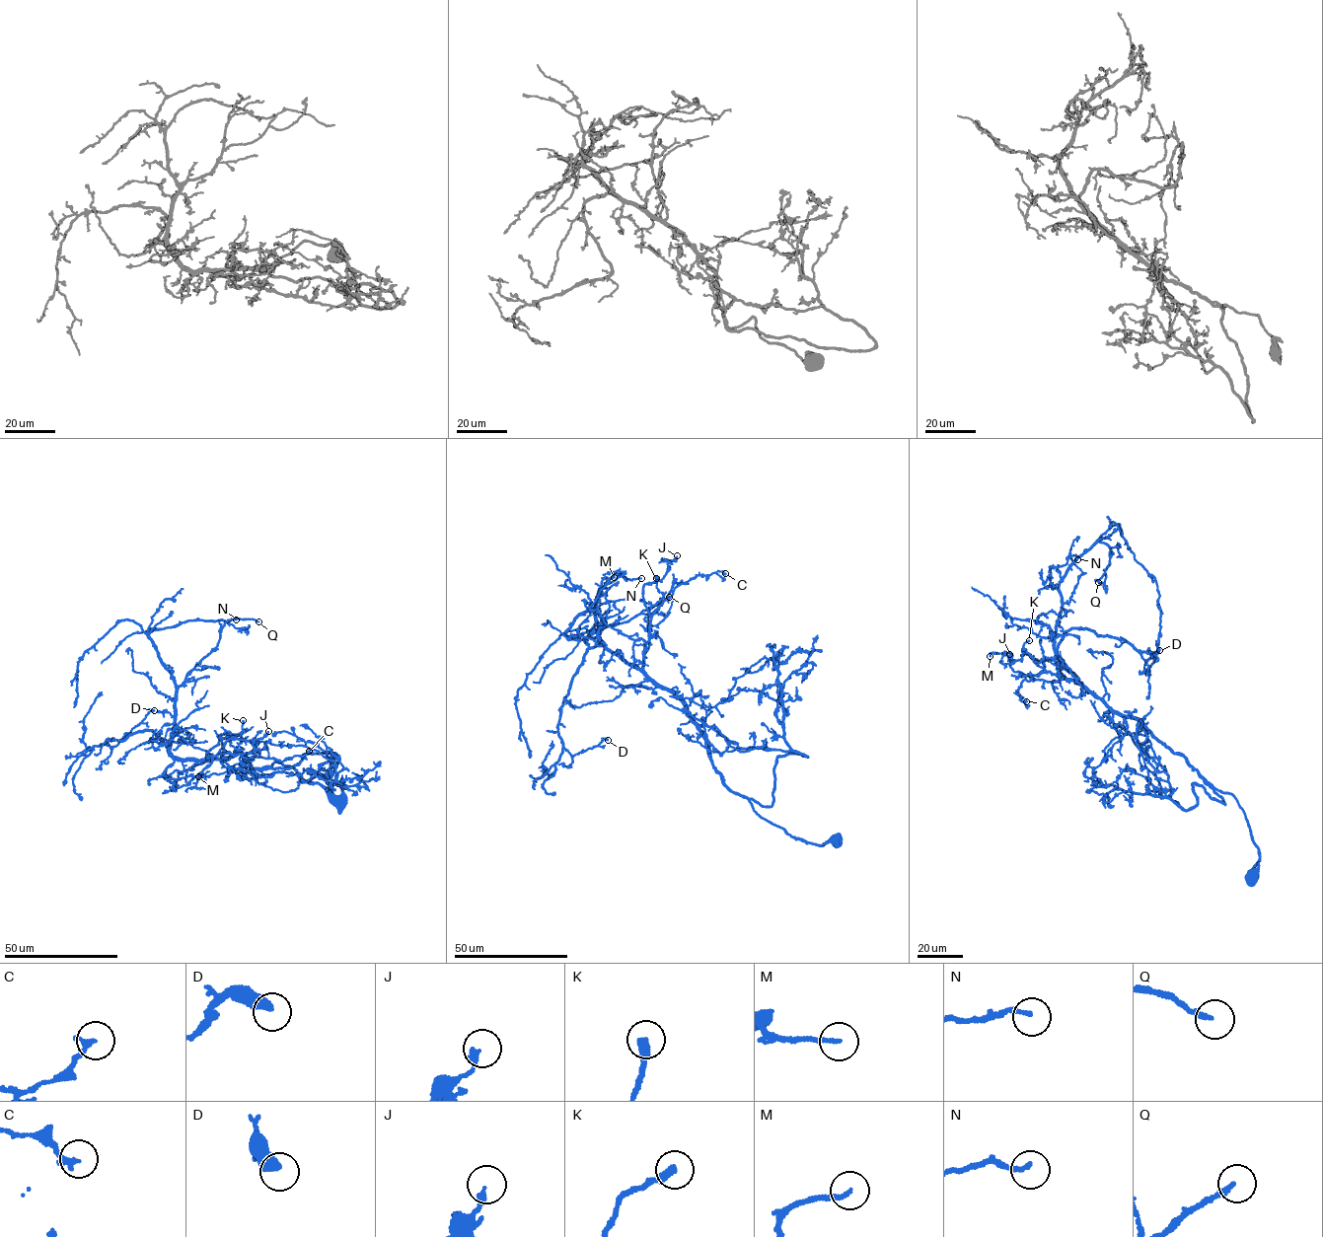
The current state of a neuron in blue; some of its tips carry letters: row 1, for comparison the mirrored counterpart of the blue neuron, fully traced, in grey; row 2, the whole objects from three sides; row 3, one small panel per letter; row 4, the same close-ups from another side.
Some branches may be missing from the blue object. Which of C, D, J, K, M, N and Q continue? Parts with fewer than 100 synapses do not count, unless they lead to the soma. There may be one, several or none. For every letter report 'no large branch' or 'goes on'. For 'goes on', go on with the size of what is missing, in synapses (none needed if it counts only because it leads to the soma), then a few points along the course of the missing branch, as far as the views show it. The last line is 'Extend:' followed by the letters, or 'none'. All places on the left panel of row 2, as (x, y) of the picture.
C: no large branch
D: no large branch
J: no large branch
K: no large branch
M: no large branch
N: no large branch
Q: no large branch
Extend: none

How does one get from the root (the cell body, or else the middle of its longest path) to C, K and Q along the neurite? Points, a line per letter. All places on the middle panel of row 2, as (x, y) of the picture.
C: (837, 839), (806, 842), (731, 792), (686, 705), (644, 670), (650, 618), (662, 602), (698, 575), (725, 573)
K: (837, 839), (806, 842), (731, 792), (686, 705), (644, 670), (649, 610), (663, 596), (656, 578)
Q: (837, 839), (806, 842), (731, 792), (686, 705), (604, 646), (591, 608), (565, 635), (596, 637), (669, 597)

